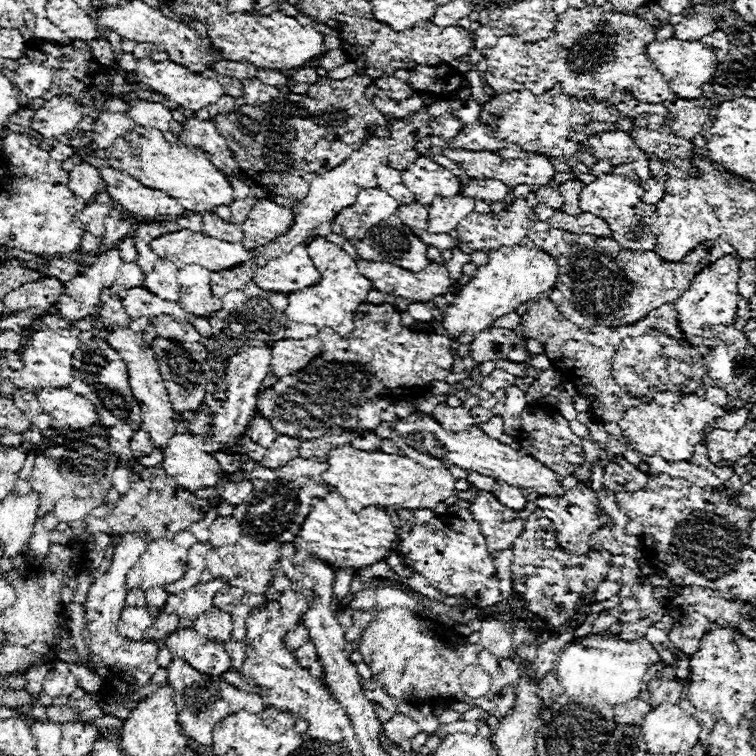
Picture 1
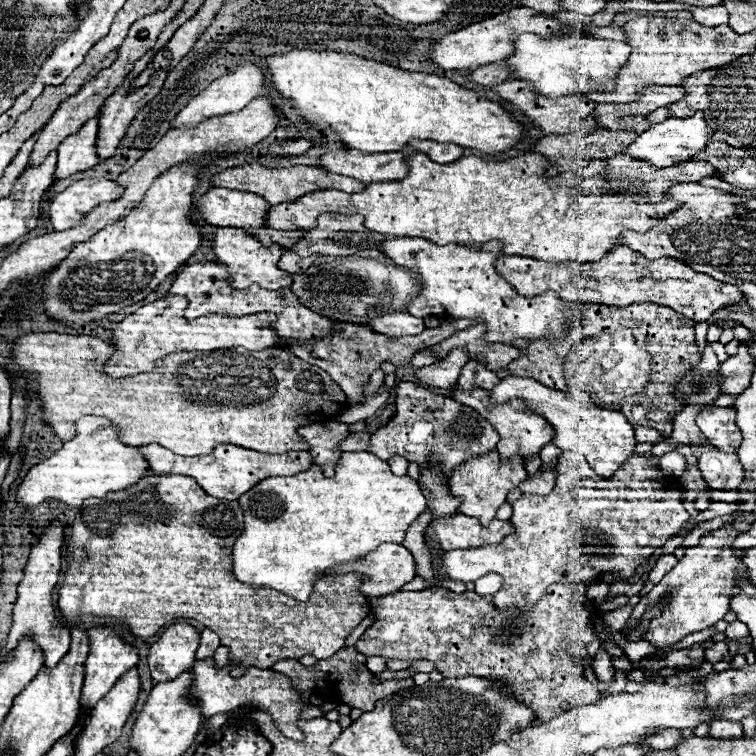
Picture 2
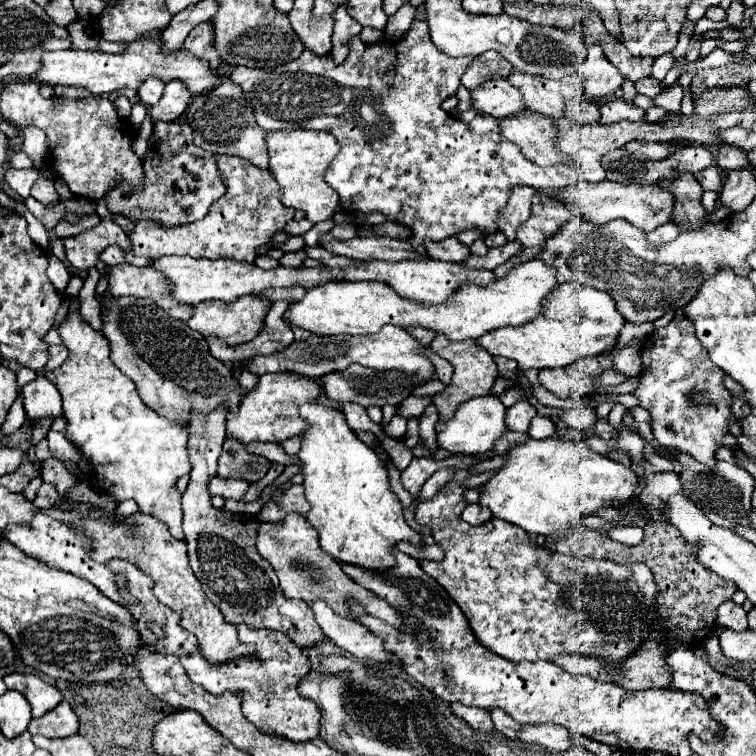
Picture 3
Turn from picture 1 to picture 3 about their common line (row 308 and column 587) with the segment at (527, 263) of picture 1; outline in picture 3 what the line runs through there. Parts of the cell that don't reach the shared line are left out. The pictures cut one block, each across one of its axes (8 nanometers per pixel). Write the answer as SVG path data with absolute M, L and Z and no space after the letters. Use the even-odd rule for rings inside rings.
M558 436L544 440L528 438L512 446L500 470L480 486L478 504L528 534L562 536L562 532L572 528L574 518L594 514L606 500L628 502L636 484L638 478L628 466L590 450L584 440L562 440Z

